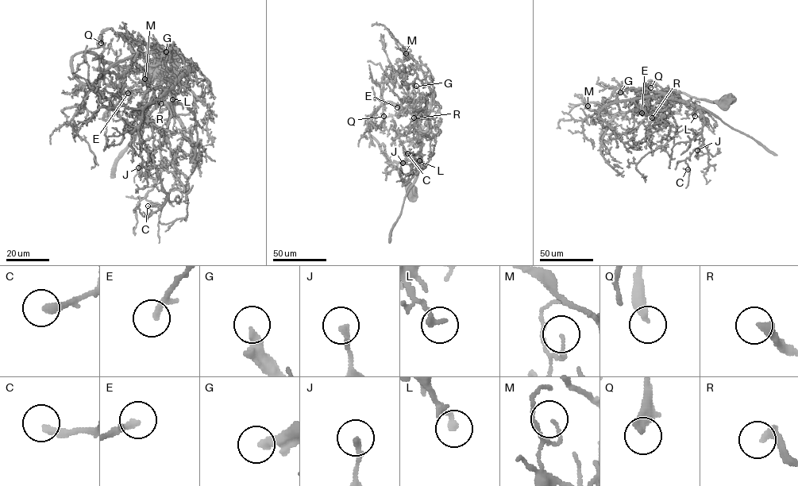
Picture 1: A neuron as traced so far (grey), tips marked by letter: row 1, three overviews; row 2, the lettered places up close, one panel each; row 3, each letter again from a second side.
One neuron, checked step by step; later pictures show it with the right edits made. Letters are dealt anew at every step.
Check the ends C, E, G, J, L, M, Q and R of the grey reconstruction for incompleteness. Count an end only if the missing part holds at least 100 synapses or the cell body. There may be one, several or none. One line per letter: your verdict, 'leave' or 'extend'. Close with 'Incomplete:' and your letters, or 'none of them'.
C: leave
E: leave
G: extend
J: leave
L: leave
M: leave
Q: leave
R: leave
Incomplete: G

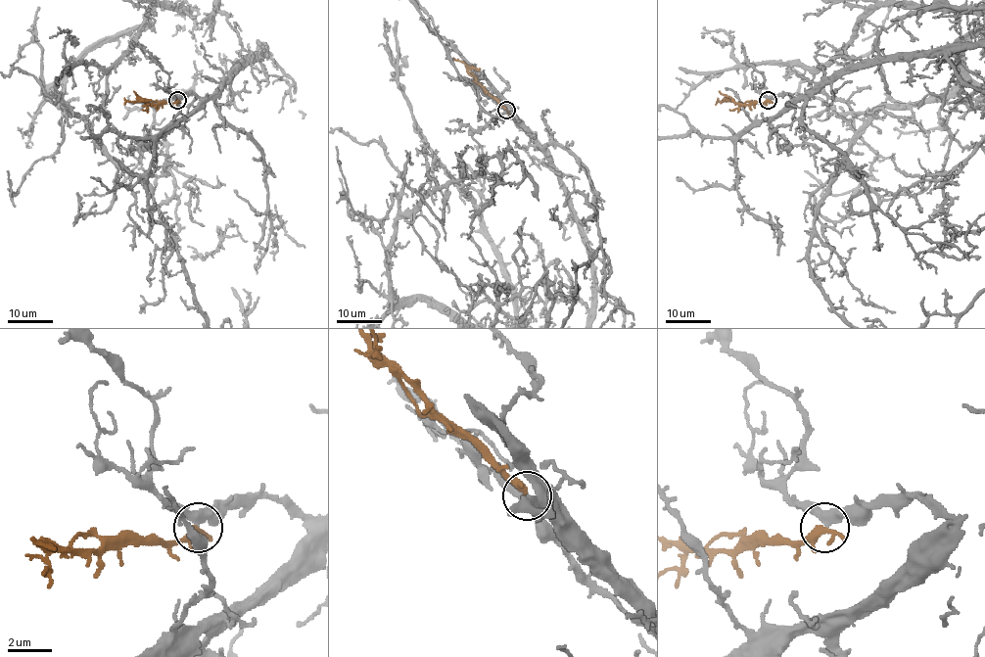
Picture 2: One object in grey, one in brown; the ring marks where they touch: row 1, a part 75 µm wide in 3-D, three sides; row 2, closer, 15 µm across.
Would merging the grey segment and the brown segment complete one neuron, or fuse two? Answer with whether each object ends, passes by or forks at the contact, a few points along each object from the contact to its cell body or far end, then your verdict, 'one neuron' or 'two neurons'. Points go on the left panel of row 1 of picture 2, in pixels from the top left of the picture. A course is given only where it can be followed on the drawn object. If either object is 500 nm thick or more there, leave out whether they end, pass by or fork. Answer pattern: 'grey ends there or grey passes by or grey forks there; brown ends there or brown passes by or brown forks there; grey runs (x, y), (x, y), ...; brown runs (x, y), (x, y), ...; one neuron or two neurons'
grey passes by; brown passes by; brown runs (178, 100), (172, 103), (147, 104), (138, 96), (134, 102), (126, 101), (124, 104); one neuron

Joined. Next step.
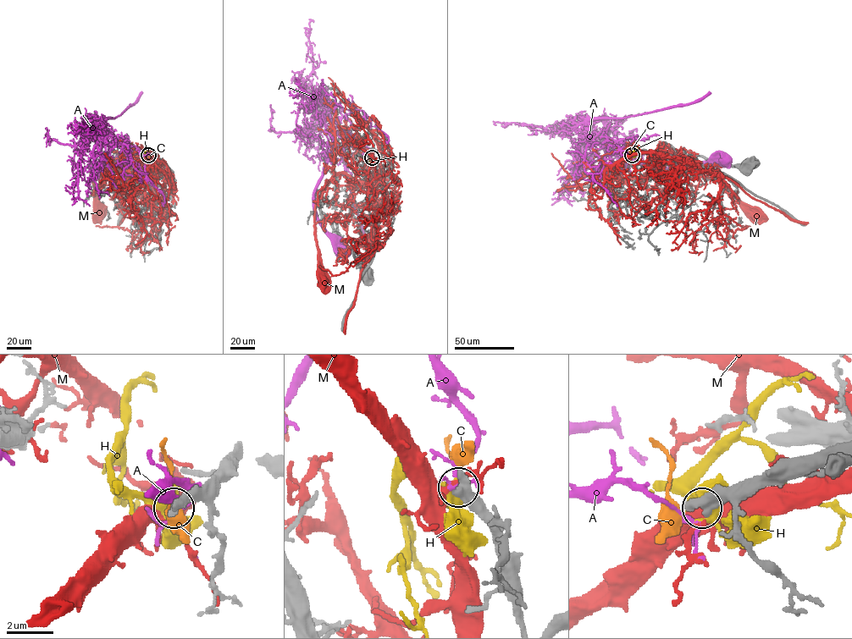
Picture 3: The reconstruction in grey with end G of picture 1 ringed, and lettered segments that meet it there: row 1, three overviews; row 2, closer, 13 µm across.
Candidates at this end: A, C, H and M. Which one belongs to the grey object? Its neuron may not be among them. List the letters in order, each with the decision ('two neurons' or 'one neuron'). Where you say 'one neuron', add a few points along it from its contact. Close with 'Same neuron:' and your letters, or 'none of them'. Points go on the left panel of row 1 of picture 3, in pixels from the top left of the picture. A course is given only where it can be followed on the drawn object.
A: two neurons
C: two neurons
H: two neurons
M: two neurons
Same neuron: none of them

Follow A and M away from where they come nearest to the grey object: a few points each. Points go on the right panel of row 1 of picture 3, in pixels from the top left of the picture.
A: (630, 155), (622, 155), (623, 147), (612, 140), (605, 144), (614, 153), (658, 168), (716, 163), (724, 160)
M: (632, 156), (660, 153), (662, 156), (647, 161), (651, 171), (683, 168), (716, 180), (757, 213)

